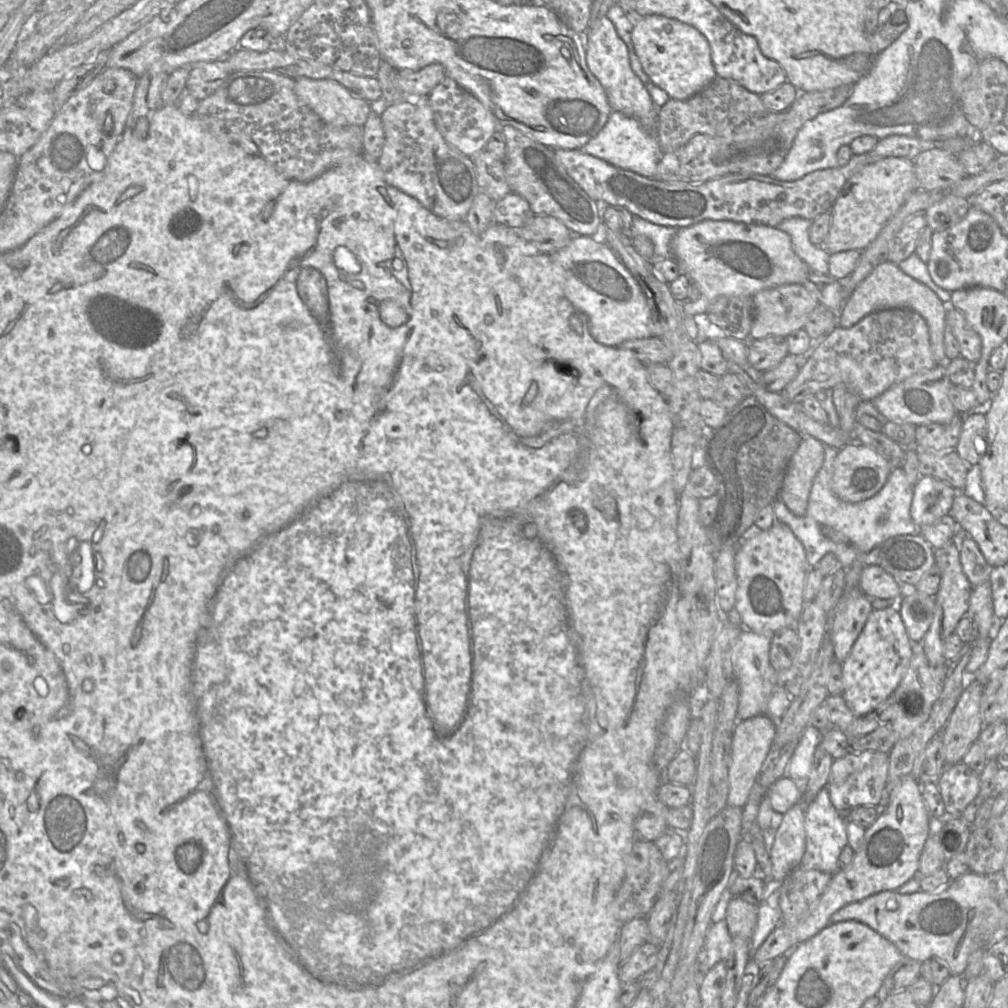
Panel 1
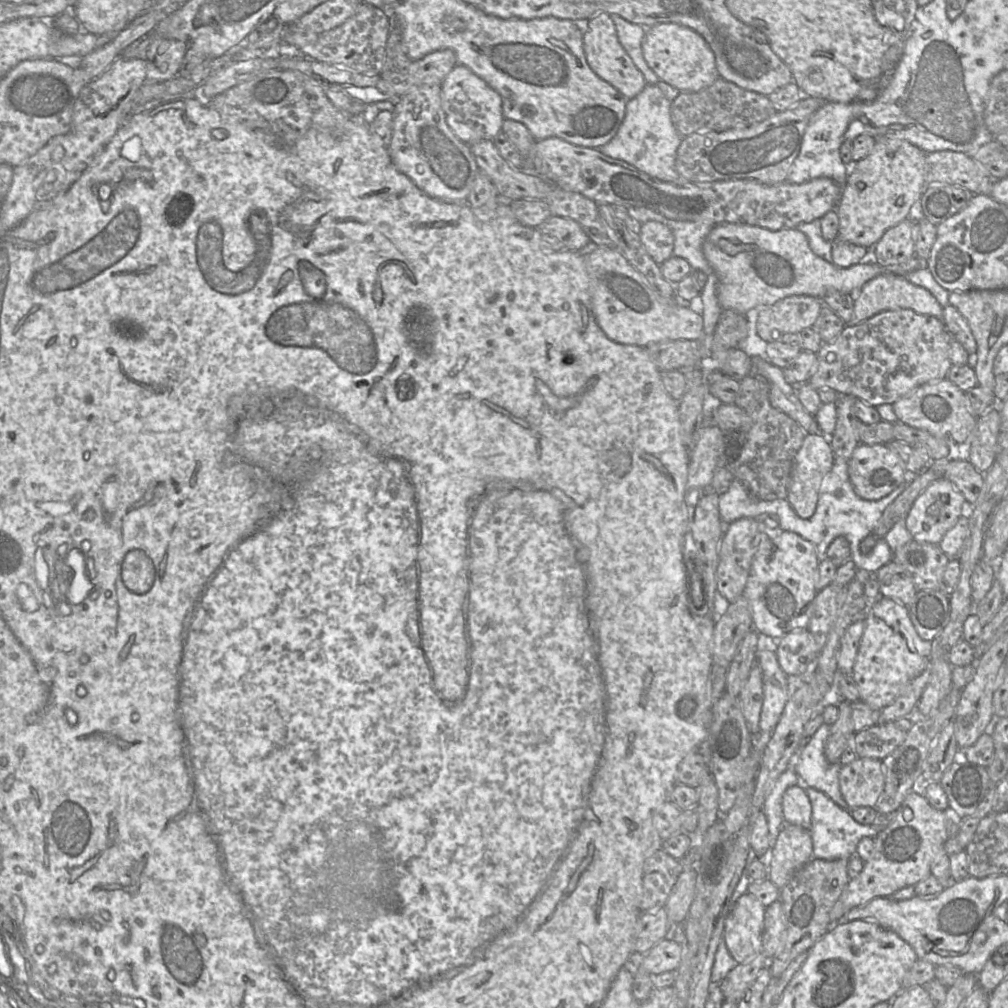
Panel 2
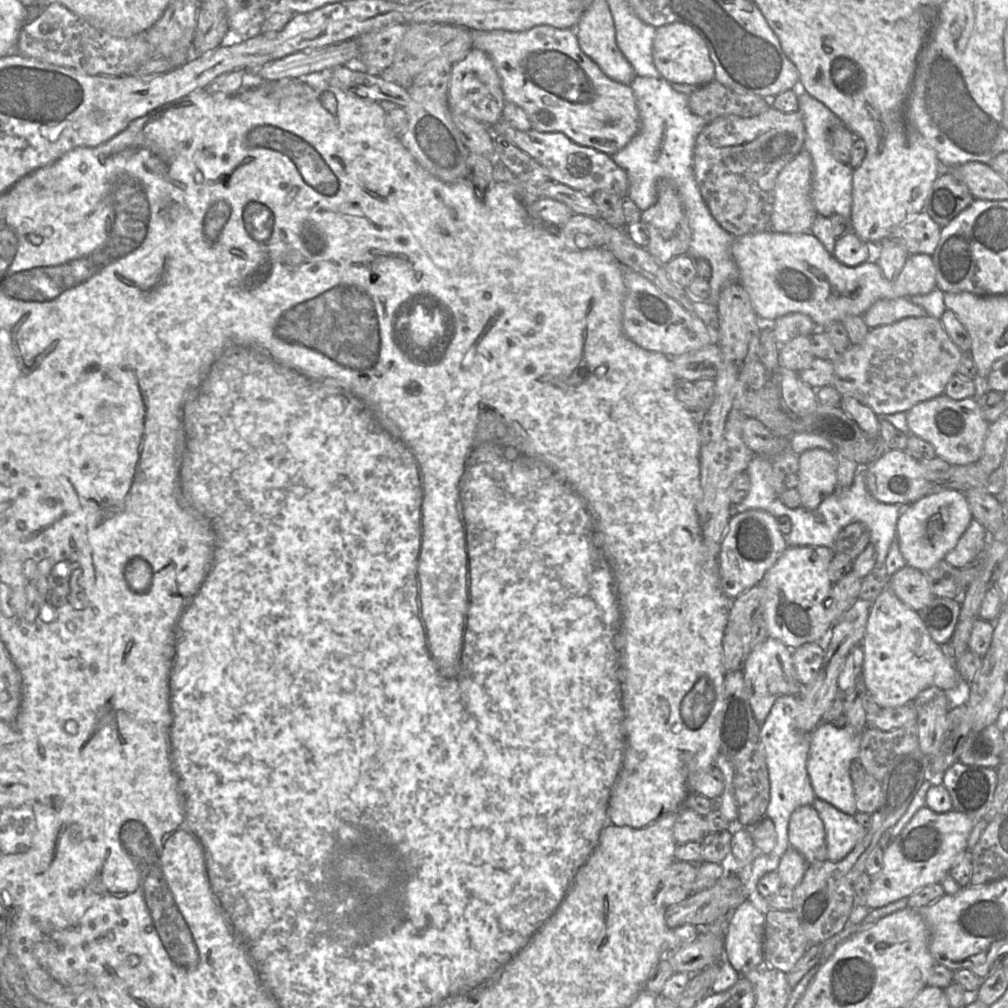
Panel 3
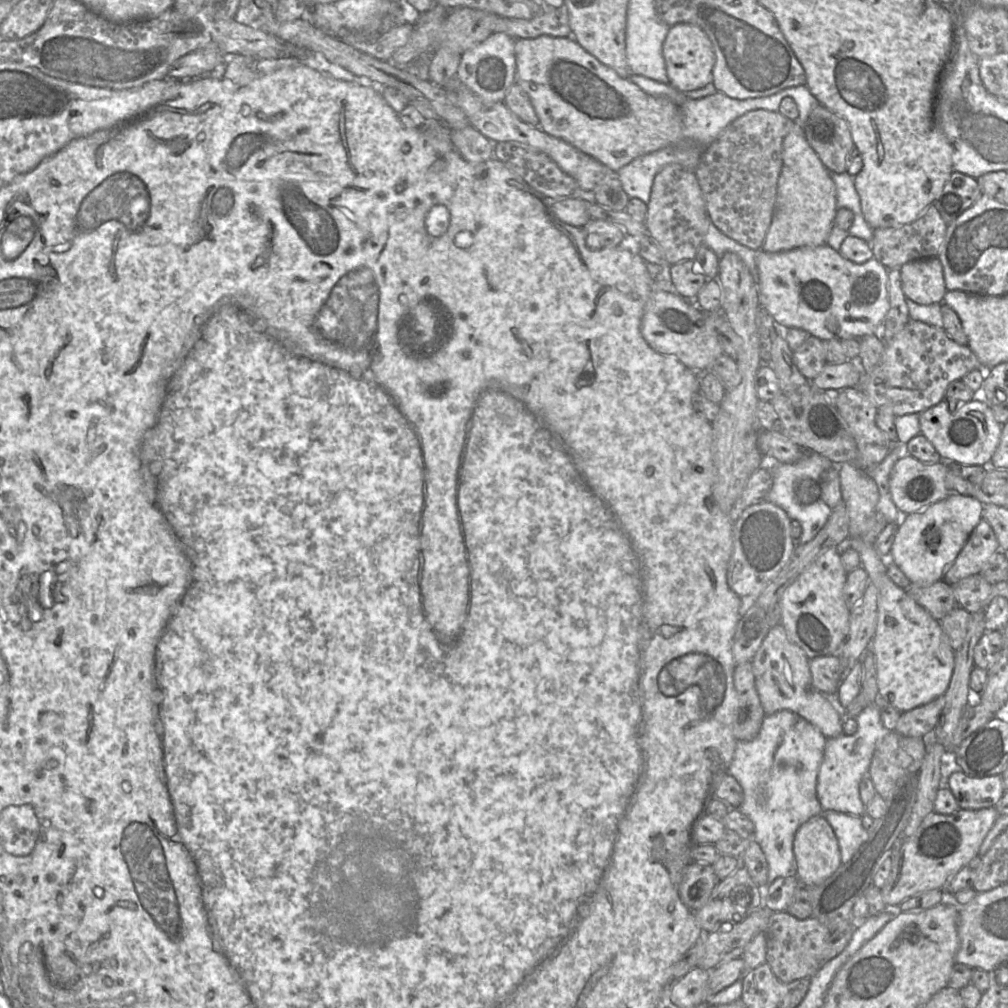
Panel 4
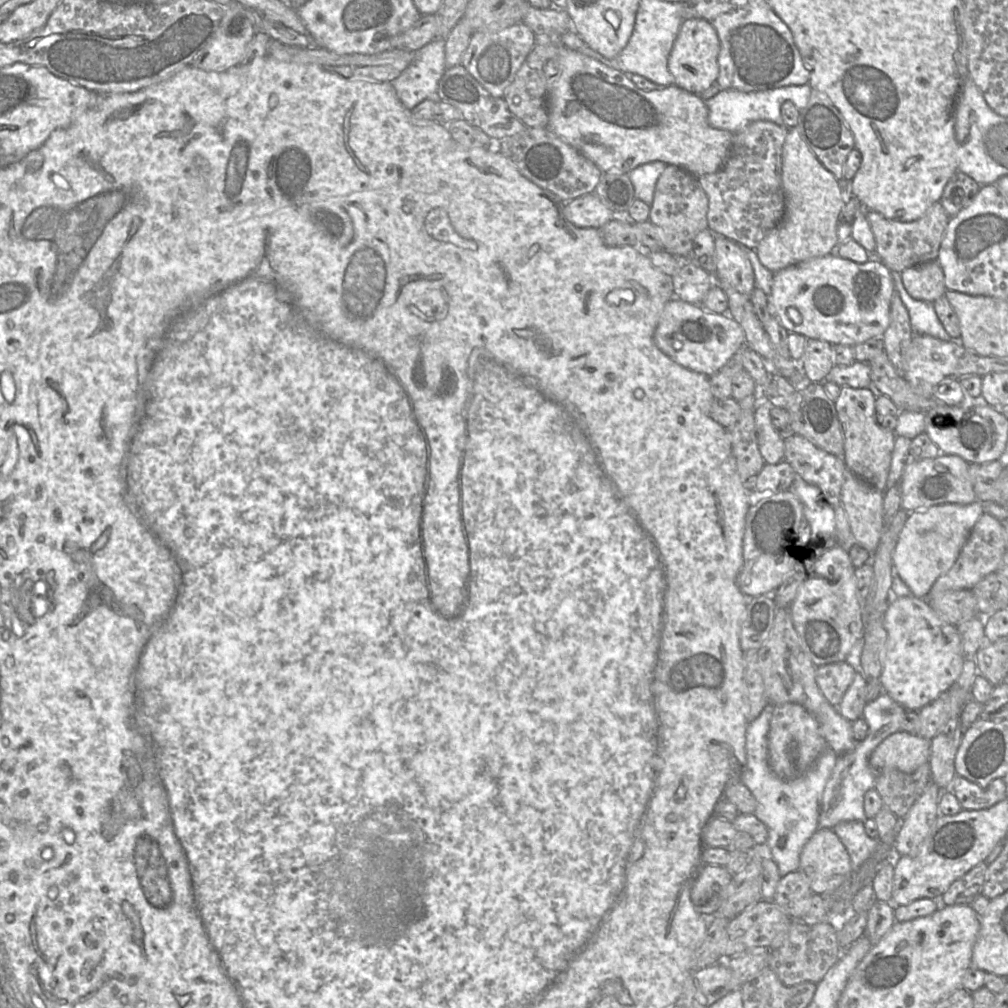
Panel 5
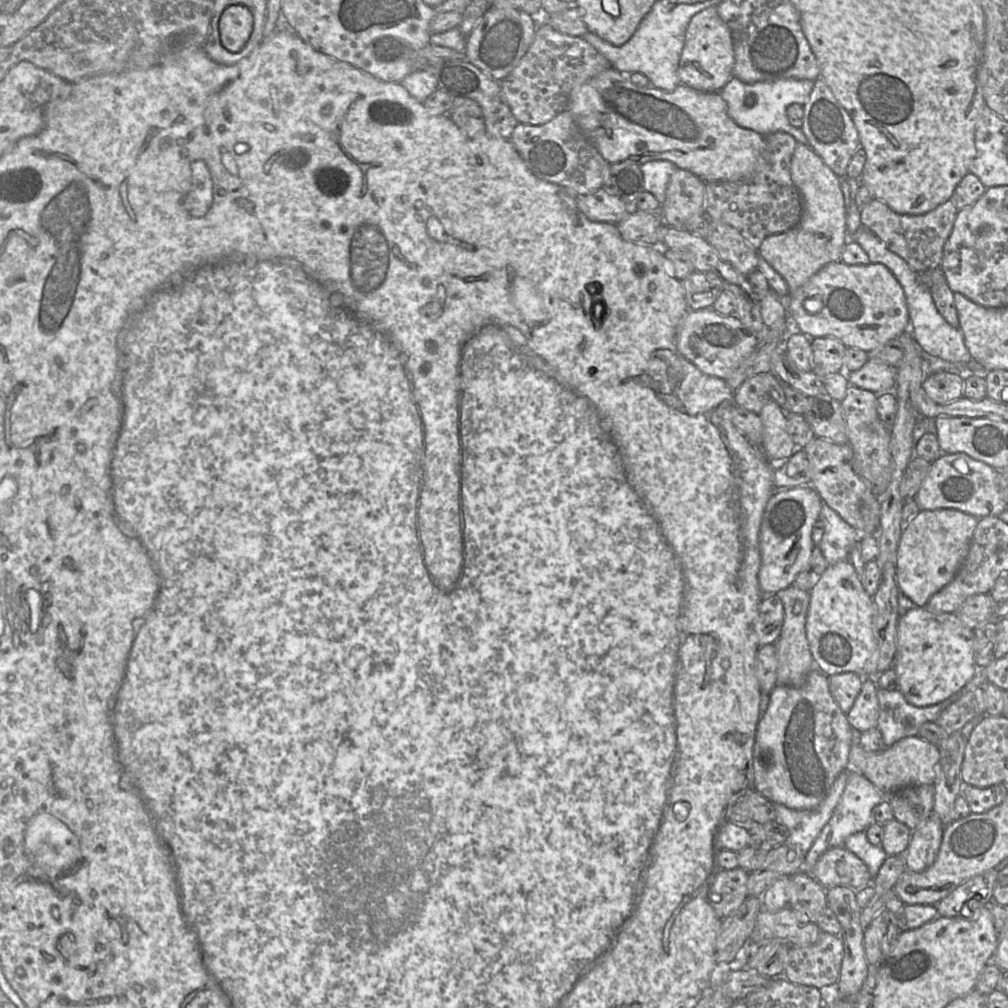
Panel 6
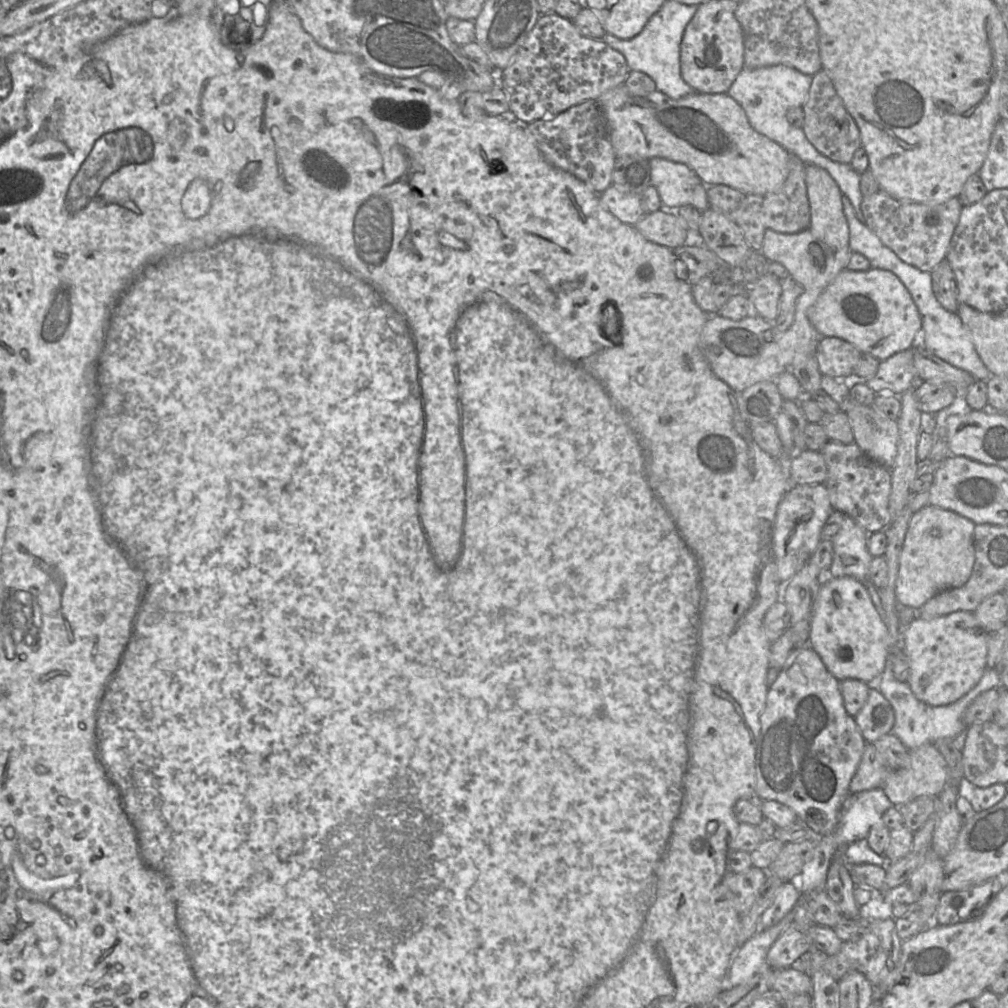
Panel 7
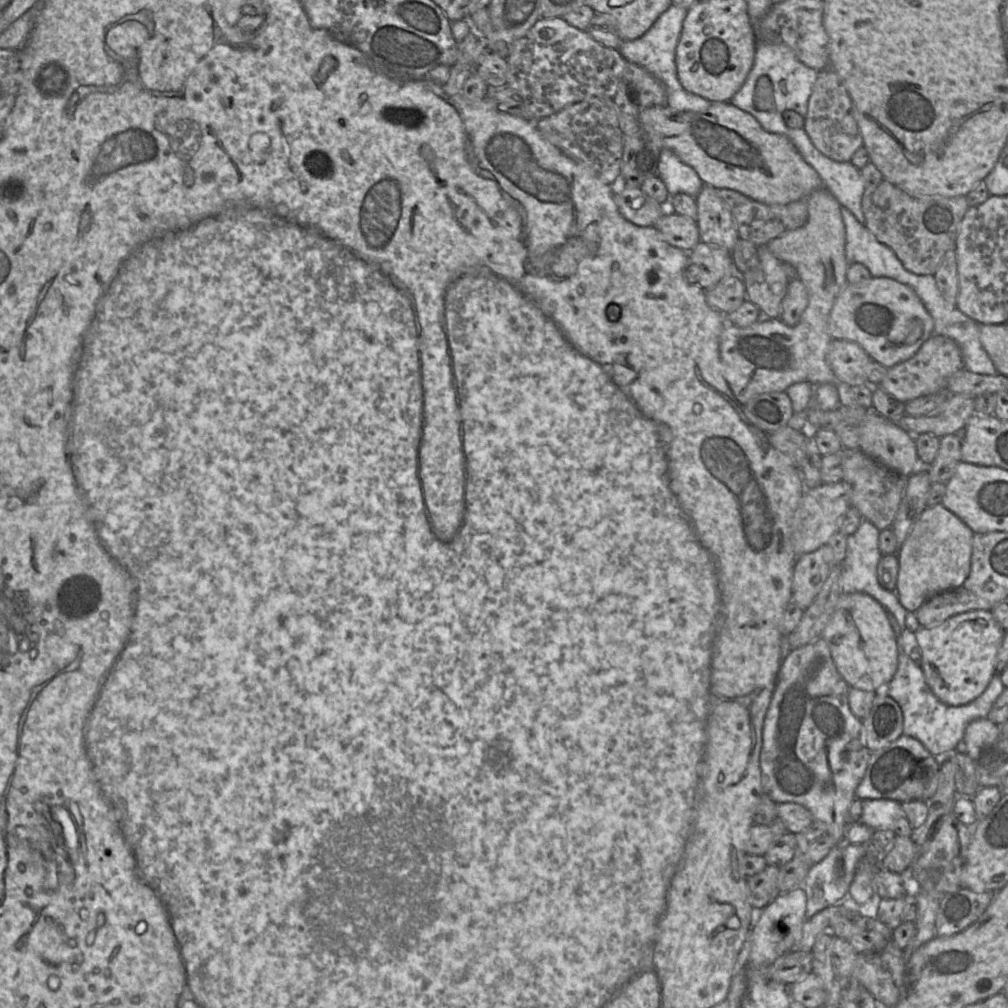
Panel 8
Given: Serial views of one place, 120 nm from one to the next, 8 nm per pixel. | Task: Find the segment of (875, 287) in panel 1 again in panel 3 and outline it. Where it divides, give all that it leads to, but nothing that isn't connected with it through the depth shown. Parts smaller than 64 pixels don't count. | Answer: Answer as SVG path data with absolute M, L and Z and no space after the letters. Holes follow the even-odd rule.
M907 297L879 299L862 315L870 329L892 324L906 317L924 316L926 316L924 308L912 303Z

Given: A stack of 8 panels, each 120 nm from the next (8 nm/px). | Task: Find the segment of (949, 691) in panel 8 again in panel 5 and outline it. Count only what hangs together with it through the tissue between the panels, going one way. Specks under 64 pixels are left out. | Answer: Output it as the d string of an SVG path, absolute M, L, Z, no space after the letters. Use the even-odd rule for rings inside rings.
M890 597L884 613L886 655L879 677L885 693L906 709L919 711L948 690L962 672L965 660L960 634L925 598Z

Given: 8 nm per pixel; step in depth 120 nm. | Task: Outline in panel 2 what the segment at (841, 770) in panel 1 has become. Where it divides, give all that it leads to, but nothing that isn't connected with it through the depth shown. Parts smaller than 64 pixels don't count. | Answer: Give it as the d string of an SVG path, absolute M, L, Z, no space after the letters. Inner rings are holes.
M857 757L839 772L841 794L850 810L875 807L884 787L884 768L880 760Z

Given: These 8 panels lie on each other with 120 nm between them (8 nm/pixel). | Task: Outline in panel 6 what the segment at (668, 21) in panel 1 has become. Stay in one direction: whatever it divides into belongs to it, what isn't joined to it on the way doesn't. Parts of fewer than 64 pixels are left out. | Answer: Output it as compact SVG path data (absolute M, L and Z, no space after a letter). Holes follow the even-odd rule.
M716 6L697 13L690 20L678 66L681 84L697 91L719 92L733 77L735 55L731 31L720 18Z

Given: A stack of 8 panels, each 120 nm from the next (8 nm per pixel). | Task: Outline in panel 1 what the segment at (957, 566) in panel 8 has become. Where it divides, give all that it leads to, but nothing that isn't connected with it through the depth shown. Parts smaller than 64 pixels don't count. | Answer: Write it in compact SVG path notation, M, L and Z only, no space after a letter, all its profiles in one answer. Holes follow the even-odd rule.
M920 476L914 486L911 518L921 527L932 524L948 515L955 497L955 490L933 476Z

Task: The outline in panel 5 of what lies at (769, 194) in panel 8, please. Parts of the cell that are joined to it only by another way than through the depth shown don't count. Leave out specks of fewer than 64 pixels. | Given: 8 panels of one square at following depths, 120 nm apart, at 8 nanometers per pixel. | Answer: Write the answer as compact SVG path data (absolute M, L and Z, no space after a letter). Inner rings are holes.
M563 44L558 45L558 72L548 78L547 104L549 111L548 128L558 137L570 144L586 158L591 160L604 173L628 173L639 165L662 161L666 165L674 165L683 168L695 177L716 172L725 162L732 145L733 134L730 131L712 127L708 122L708 107L706 101L700 95L691 93L675 84L657 90L643 90L633 83L626 73L609 67L600 61L572 50Z

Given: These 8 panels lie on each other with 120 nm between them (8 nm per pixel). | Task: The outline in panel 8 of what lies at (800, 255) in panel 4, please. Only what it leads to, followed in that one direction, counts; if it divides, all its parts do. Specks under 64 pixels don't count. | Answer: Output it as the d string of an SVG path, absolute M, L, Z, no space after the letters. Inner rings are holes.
M871 277L859 284L847 283L844 286L831 309L828 331L832 339L856 342L869 354L872 360L889 368L911 358L920 346L934 334L934 320L909 285L889 277Z

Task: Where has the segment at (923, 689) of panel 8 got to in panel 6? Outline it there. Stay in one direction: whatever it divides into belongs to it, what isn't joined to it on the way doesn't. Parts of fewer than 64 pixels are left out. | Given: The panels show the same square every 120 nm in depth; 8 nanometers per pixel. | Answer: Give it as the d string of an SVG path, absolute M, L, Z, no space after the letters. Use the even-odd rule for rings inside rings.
M978 667L974 677L965 685L963 689L940 703L926 707L917 707L908 703L900 690L889 691L878 688L877 696L879 702L879 718L877 729L882 734L885 746L890 747L905 737L917 736L919 728L922 724L925 722L936 722L941 712L948 705L960 698L964 693L982 686L986 681L984 667Z

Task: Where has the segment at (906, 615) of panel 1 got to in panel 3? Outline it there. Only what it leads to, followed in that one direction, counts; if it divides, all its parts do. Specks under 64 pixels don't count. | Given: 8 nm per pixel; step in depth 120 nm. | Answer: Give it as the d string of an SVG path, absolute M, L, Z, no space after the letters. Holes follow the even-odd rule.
M934 596L930 603L917 611L935 642L951 642L961 612L961 605L950 598Z

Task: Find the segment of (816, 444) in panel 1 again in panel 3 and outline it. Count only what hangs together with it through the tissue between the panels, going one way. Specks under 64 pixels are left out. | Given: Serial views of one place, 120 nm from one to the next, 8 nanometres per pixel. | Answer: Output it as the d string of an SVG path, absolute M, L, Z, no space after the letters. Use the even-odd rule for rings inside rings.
M813 448L799 455L798 466L801 507L814 510L836 489L837 459L830 451Z

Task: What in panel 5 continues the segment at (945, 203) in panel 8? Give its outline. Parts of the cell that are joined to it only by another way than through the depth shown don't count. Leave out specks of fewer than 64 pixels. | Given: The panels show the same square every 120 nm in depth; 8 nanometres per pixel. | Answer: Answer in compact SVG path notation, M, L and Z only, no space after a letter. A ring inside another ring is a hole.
M940 202L934 203L919 219L911 222L885 218L879 212L866 210L866 217L873 231L876 247L874 254L891 271L902 272L906 268L937 260L939 249L950 217Z

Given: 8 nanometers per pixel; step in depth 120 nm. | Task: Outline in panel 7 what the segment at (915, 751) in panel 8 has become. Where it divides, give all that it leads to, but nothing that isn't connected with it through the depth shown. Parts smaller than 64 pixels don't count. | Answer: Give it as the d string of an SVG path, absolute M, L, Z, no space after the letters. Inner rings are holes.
M892 733L884 735L874 742L866 742L859 766L850 782L850 793L882 788L886 778L895 771L907 766L909 749Z

